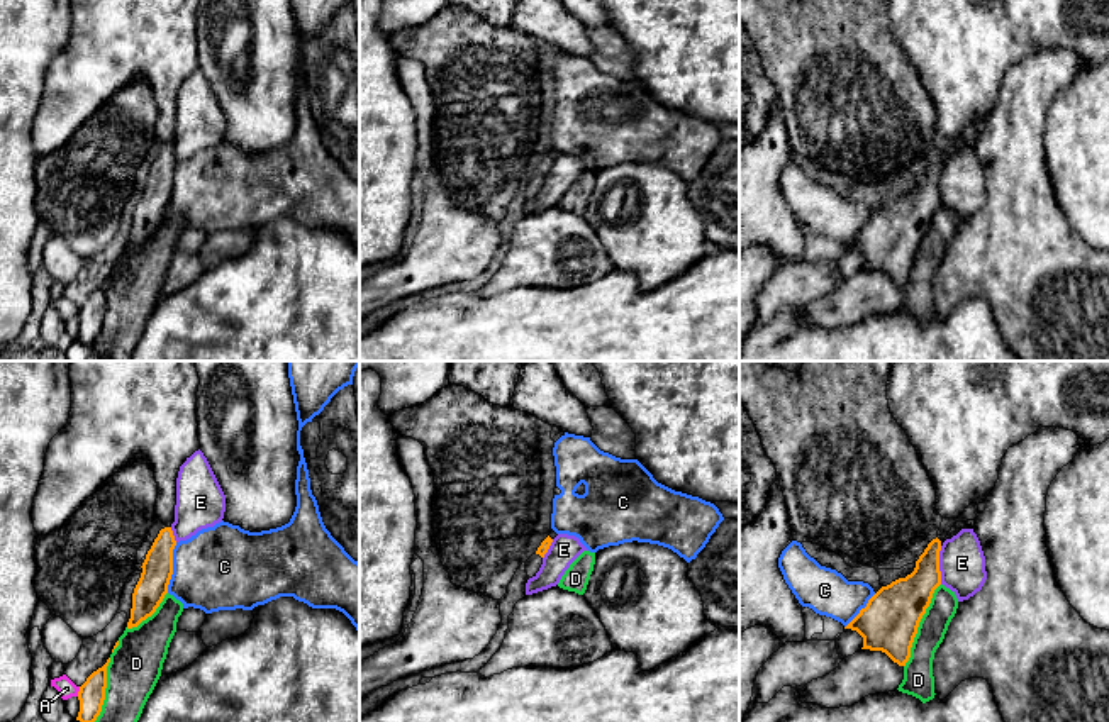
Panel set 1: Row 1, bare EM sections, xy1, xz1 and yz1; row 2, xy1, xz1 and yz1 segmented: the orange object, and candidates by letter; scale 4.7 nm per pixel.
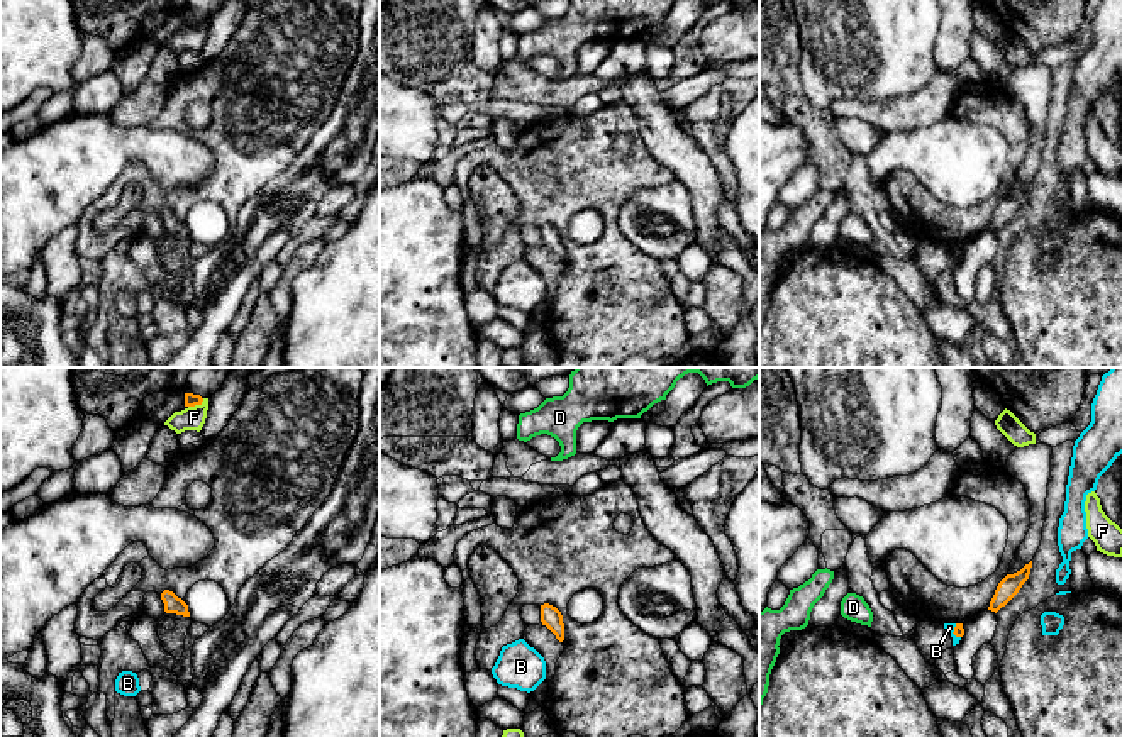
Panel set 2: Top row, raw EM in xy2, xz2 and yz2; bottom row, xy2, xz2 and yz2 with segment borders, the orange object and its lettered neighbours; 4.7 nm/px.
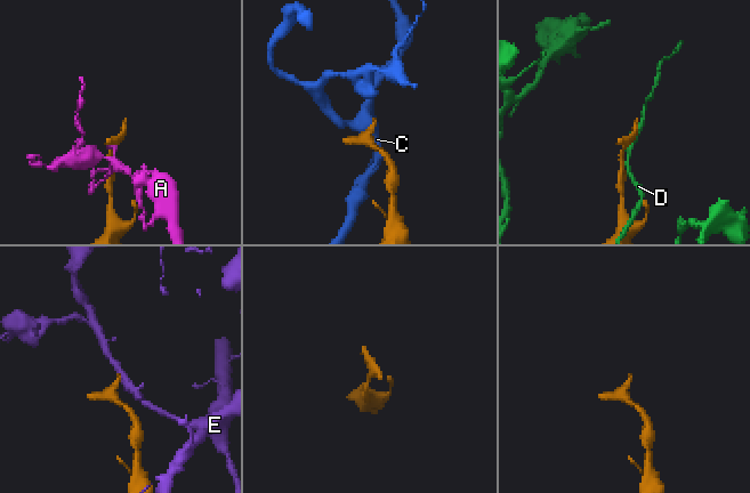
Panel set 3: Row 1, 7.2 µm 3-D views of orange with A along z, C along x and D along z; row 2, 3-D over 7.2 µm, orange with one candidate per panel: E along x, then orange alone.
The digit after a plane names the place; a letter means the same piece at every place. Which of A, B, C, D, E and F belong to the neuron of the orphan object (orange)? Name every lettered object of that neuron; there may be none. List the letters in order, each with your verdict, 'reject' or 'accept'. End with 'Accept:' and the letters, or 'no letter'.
A: reject
B: reject
C: reject
D: reject
E: reject
F: reject
Accept: no letter

